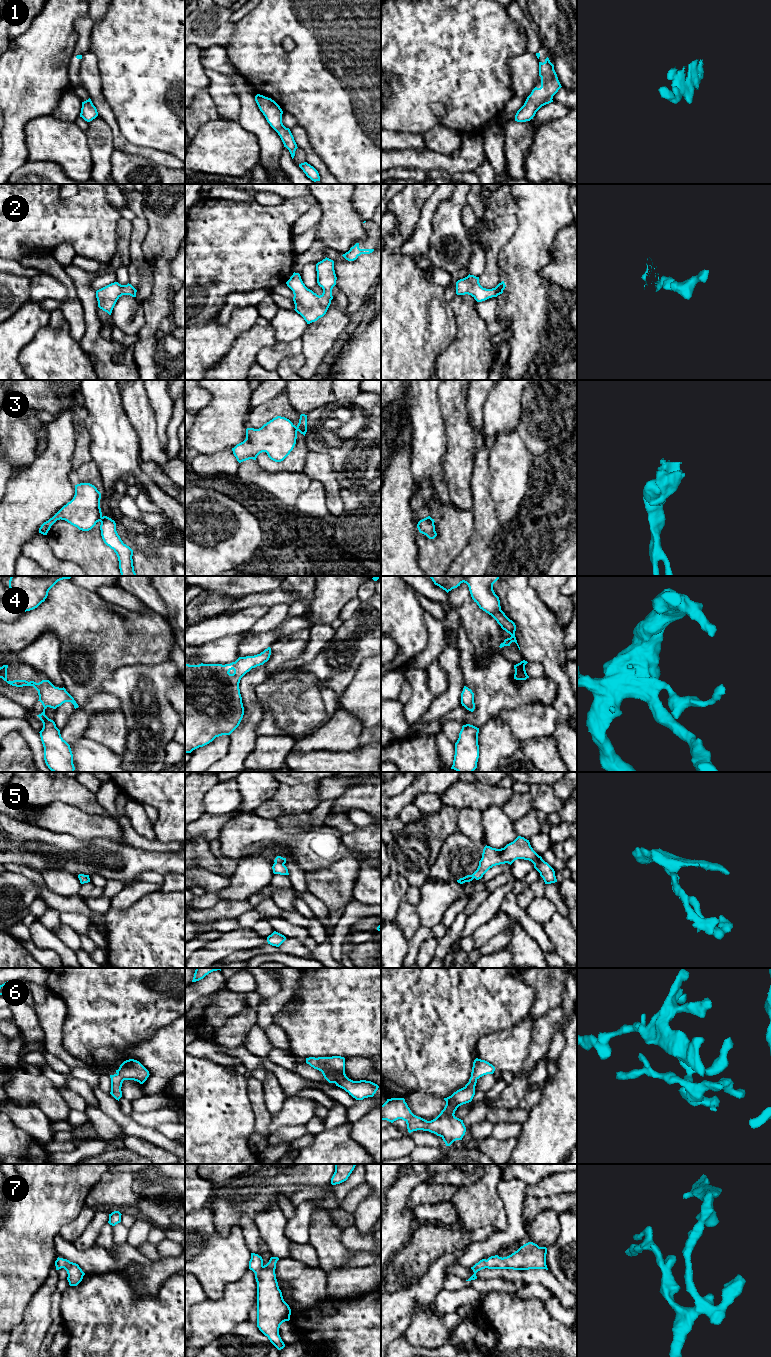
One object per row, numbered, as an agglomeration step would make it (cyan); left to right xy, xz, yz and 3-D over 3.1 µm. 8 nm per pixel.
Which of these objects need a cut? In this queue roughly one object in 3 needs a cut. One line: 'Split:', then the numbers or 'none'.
Split: 3

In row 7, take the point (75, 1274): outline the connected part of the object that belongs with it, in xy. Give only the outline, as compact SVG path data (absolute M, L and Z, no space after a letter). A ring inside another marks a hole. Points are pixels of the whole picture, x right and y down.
M57 1258L55 1261L56 1270L64 1268L67 1271L67 1280L70 1286L77 1286L83 1279L85 1273L78 1264L70 1262L67 1259Z

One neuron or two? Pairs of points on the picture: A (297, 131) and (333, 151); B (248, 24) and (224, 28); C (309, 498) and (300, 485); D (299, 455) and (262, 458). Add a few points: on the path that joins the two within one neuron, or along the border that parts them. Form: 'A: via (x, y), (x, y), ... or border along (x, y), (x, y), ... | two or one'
A: border along (297, 125), (305, 131), (310, 146), (319, 158) | two
B: border along (238, 21), (229, 41), (224, 46) | two
C: border along (311, 480), (293, 507) | two
D: via (290, 464), (271, 465) | one

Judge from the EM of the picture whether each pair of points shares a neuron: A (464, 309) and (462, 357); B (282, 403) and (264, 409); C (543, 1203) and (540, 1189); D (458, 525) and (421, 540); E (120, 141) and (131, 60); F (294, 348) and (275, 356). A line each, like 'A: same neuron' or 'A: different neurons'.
A: same neuron
B: same neuron
C: different neurons
D: same neuron
E: different neurons
F: same neuron

